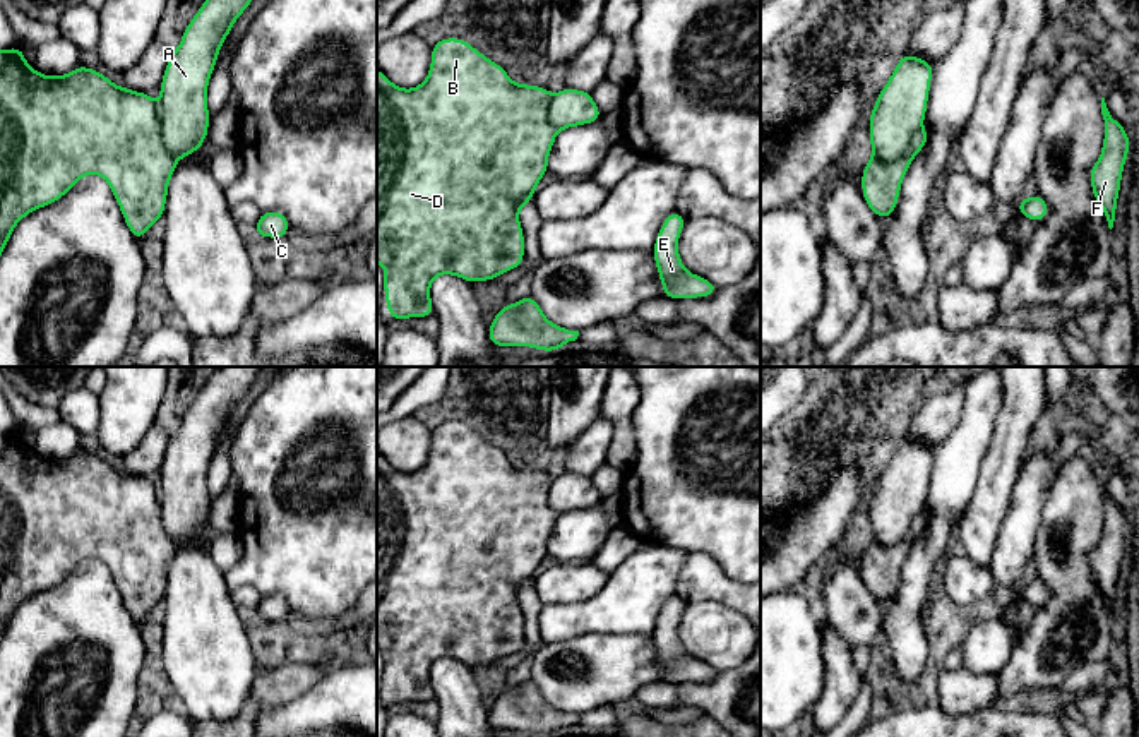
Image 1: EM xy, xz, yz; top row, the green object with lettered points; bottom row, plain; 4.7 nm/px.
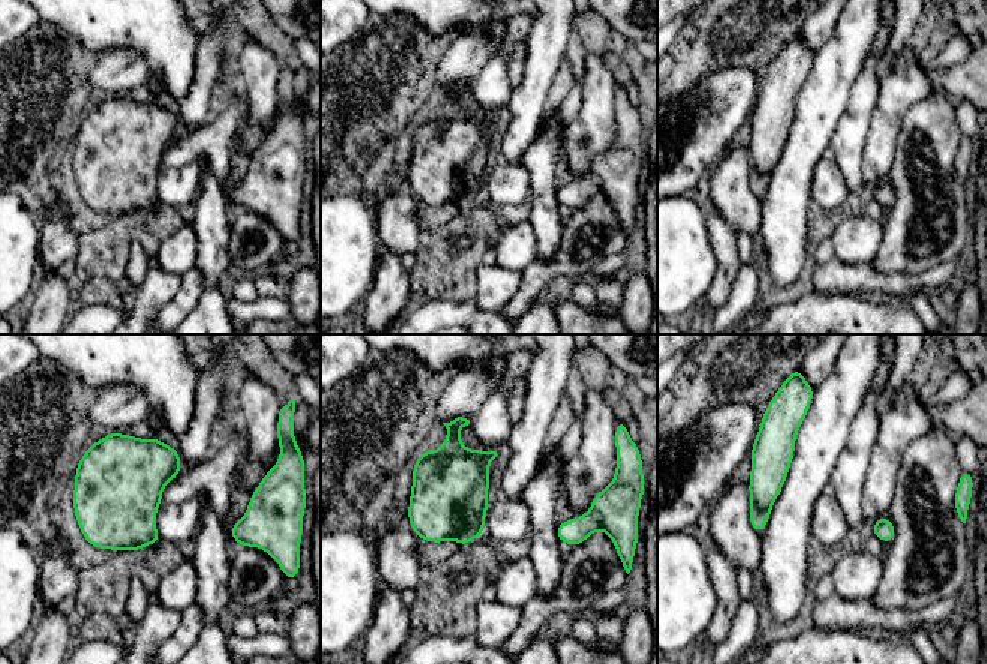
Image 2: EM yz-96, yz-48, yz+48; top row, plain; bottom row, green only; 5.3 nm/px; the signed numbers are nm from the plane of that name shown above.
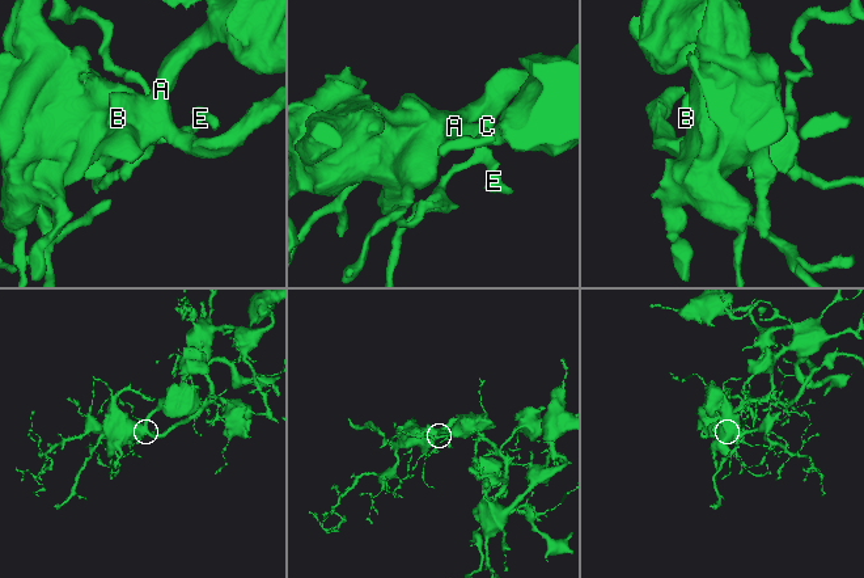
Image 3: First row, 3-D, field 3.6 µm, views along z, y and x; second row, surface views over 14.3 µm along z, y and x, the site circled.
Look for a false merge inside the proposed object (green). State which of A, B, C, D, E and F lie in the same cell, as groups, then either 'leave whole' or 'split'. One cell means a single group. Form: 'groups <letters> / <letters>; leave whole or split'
groups A B C D E F; leave whole

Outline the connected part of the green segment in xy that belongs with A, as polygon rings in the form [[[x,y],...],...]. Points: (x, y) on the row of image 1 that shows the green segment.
[[[206,0],[187,24],[182,41],[168,57],[161,99],[156,105],[147,93],[115,86],[104,74],[77,65],[65,75],[43,75],[31,69],[21,46],[0,48],[0,257],[17,223],[29,213],[62,199],[82,177],[103,177],[137,240],[164,216],[170,178],[176,161],[200,149],[207,139],[211,113],[207,86],[219,50],[252,0]]]

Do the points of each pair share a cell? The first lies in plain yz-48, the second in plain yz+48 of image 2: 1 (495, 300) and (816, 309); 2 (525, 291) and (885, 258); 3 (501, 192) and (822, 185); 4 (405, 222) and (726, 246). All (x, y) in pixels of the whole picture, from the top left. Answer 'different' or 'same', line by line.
1: different
2: same
3: same
4: different

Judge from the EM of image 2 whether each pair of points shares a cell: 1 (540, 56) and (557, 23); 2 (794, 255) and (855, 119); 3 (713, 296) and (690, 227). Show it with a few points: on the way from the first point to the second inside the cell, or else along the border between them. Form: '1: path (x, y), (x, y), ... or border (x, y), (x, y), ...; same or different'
1: path (545, 48), (554, 30); same
2: border (843, 113), (828, 146); different
3: border (713, 251), (716, 272), (701, 302); different

